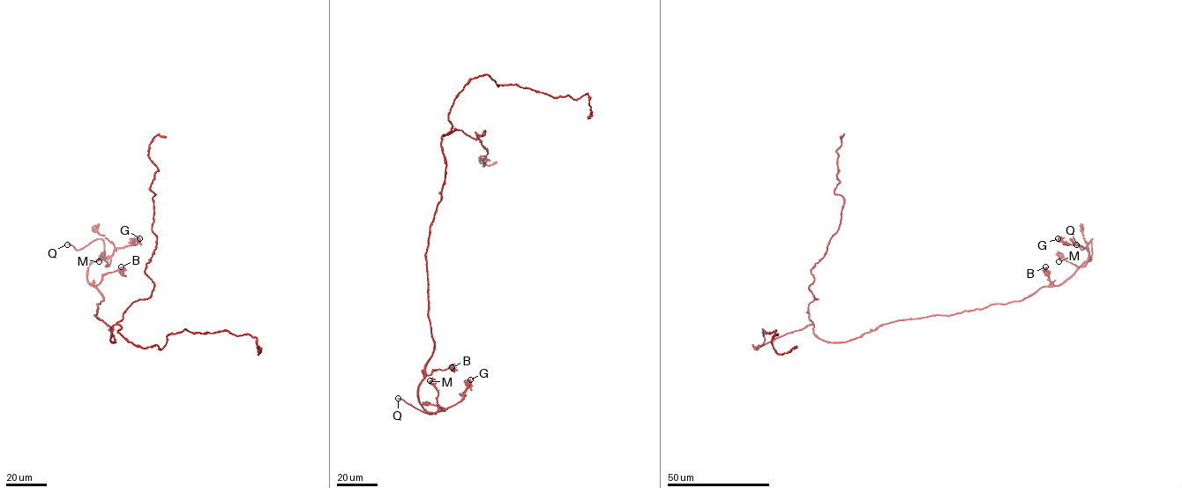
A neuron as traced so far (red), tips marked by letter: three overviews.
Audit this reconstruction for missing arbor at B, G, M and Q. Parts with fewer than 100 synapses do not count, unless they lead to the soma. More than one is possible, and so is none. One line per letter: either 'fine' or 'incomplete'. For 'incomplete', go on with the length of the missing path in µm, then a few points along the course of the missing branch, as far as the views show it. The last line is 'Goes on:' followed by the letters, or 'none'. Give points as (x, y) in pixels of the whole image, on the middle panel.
B: fine
G: fine
M: fine
Q: incomplete; missing 8 µm; course (398, 398), (386, 395)
Goes on: Q

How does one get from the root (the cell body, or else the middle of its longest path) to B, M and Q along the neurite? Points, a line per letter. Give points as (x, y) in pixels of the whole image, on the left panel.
B: (112, 334), (110, 327), (95, 315), (97, 304), (103, 297), (94, 286), (103, 275), (124, 268), (121, 266)
M: (112, 334), (95, 315), (103, 297), (87, 281), (93, 261), (110, 259), (107, 266), (103, 258), (99, 261)
Q: (112, 334), (95, 315), (103, 297), (86, 276), (104, 257), (104, 242), (78, 250), (67, 244)

